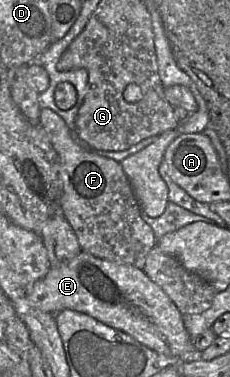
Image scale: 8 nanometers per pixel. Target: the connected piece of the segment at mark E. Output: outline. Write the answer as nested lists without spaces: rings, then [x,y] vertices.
[[[82,250],[75,257],[51,267],[45,277],[27,286],[26,291],[28,303],[41,311],[58,313],[64,309],[71,309],[86,313],[110,327],[127,333],[160,354],[182,361],[198,356],[193,339],[185,328],[183,314],[144,270],[132,265],[101,259]]]

